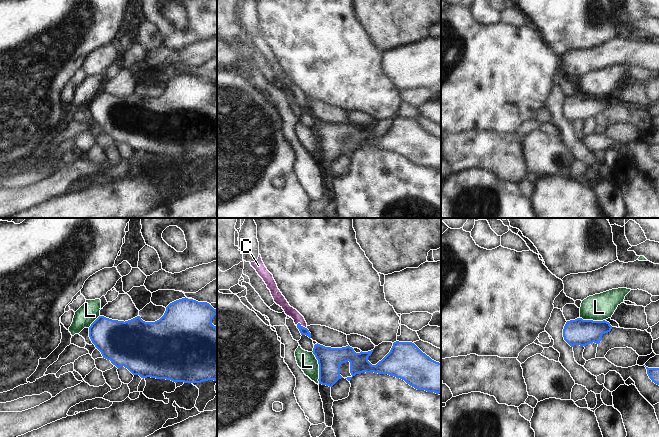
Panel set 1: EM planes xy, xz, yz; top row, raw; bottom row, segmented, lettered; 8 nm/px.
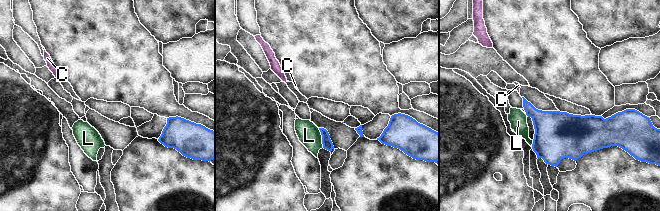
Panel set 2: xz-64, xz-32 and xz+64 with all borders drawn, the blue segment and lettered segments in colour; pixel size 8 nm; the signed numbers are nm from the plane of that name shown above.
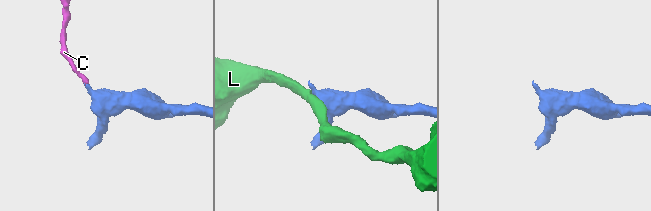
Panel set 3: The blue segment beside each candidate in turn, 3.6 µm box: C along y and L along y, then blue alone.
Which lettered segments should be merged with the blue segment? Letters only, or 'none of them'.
C

